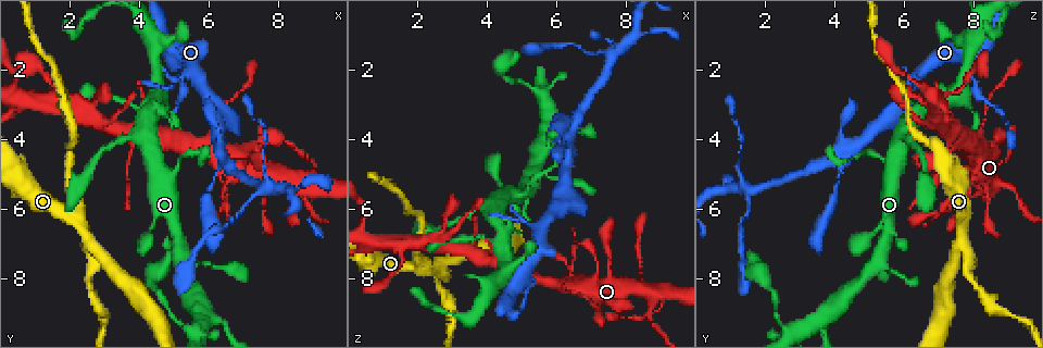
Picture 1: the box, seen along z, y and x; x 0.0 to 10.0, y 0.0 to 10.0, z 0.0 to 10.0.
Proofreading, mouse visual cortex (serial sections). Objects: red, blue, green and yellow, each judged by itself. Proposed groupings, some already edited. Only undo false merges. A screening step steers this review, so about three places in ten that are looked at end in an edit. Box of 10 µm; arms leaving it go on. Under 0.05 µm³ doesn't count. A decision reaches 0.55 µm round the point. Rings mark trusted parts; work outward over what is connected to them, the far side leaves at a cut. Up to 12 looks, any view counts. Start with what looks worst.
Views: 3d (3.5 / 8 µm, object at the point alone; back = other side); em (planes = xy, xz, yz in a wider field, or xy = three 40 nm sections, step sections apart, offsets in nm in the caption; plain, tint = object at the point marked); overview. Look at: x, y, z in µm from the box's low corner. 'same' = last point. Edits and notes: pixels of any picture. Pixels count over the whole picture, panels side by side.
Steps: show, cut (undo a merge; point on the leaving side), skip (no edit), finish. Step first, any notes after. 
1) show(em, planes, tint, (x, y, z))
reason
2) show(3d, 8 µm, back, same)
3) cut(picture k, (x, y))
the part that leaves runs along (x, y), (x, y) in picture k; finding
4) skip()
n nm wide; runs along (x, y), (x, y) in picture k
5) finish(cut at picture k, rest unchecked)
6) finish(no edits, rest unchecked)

show(3d, 3.5 µm, (2.50, 6.85, 7.60))
two arms in line, one across

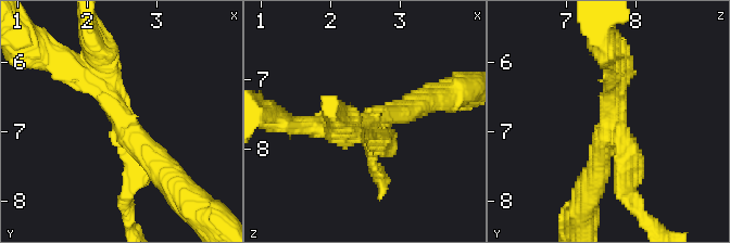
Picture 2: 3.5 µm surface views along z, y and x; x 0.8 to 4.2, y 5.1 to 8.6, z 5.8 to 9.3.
show(em, planes, tint, (2.50, 6.90, 7.65))
3 arms; arms of 250, 300, 350 nm

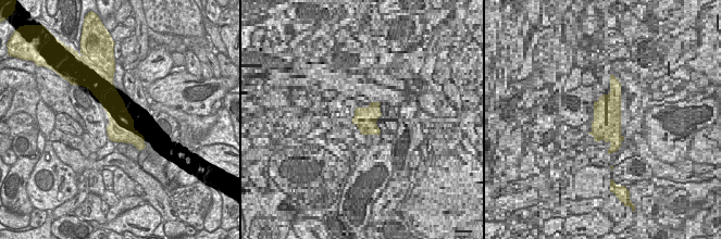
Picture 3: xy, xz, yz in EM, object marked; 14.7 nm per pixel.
cut(picture 2, (620, 192))
a second cell is stuck on

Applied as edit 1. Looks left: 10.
show(3d, 3.5 µm, back, (5.25, 2.30, 8.00))
narrows sharply

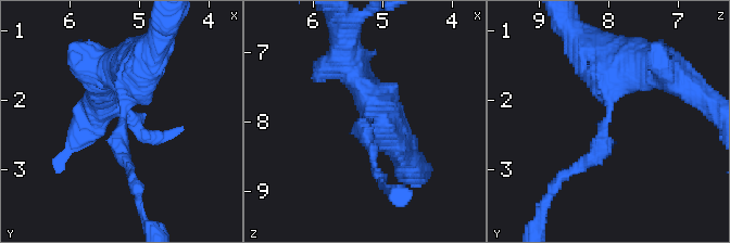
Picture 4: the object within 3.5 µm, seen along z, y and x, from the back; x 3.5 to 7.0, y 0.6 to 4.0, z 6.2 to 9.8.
show(em, xy, step 1, tint, (5.25, 2.25, 8.05))

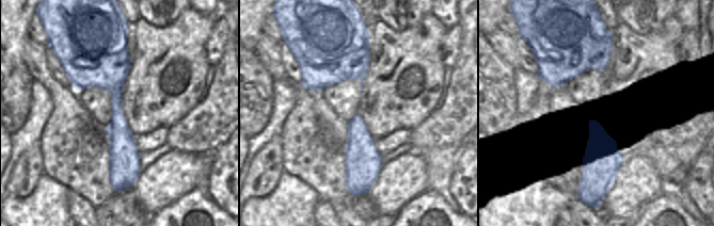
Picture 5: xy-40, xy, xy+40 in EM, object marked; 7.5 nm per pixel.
skip()
runs along (637, 66), (612, 82), (601, 146), (570, 173) in picture 4; all the same cell

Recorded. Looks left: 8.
show(3d, 3.5 µm, (1.95, 5.20, 7.40))
sudden change in width

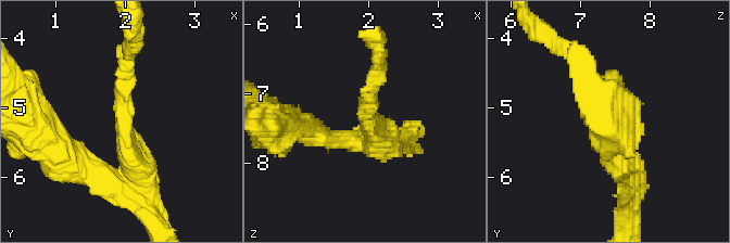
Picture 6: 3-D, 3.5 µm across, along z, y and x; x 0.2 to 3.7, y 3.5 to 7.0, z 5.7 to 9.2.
show(em, xy, step 1, tint, (2.00, 5.20, 7.40))

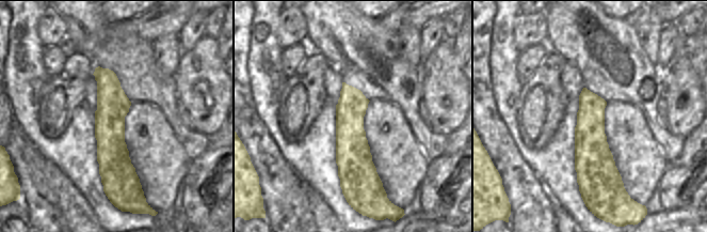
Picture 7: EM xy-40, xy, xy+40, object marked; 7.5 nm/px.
cut(picture 6, (123, 67))
two cells meet here

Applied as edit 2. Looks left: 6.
show(overview)
see it whole again

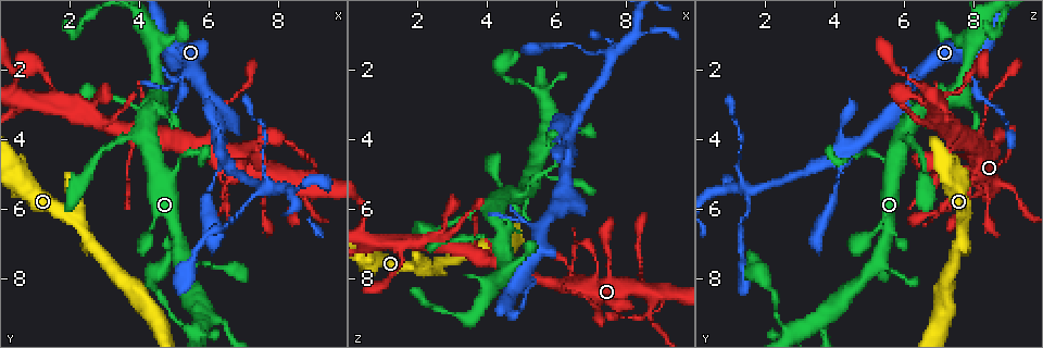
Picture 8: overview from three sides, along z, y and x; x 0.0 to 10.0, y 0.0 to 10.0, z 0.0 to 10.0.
show(3d, 3.5 µm, (5.15, 4.70, 5.45))
a narrow waist

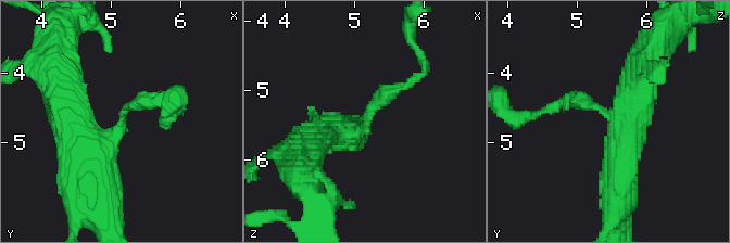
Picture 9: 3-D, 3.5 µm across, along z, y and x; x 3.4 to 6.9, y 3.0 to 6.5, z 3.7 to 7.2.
show(em, planes, tint, (5.15, 4.70, 5.50))
shape alone is not enough

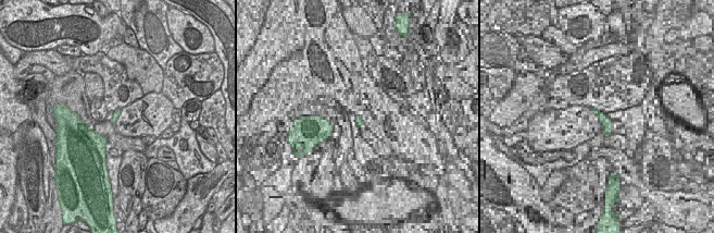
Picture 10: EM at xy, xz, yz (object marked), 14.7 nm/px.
show(em, xy, step 5, tint, same)
another direction

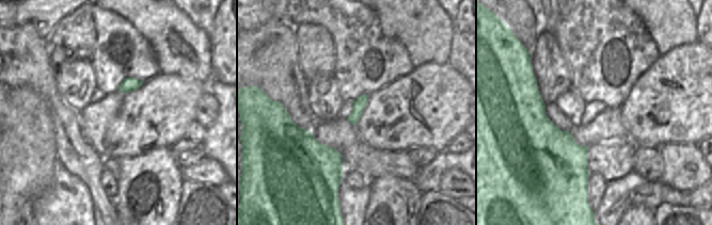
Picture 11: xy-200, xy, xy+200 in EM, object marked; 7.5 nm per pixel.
skip()
arms of 200, 500 nm; runs along (325, 132), (365, 130), (372, 105), (412, 80) in picture 9; continuous, no second cell

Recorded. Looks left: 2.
show(3d, 3.5 µm, back, (7.55, 5.50, 1.60))
four or more arms meet

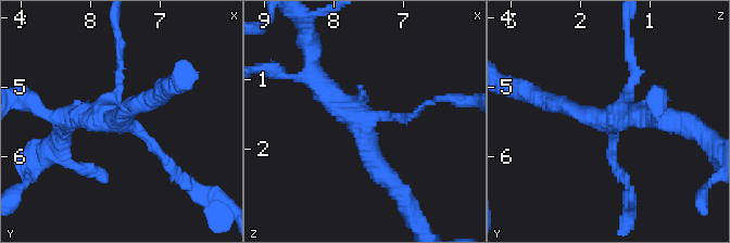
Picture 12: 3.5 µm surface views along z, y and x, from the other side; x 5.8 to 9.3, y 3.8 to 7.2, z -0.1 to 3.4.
skip()
arms of 150, 150, 250, 350 nm; one cell here

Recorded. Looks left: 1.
finish(cut at picture 2, cut at picture 6, rest unchecked)

